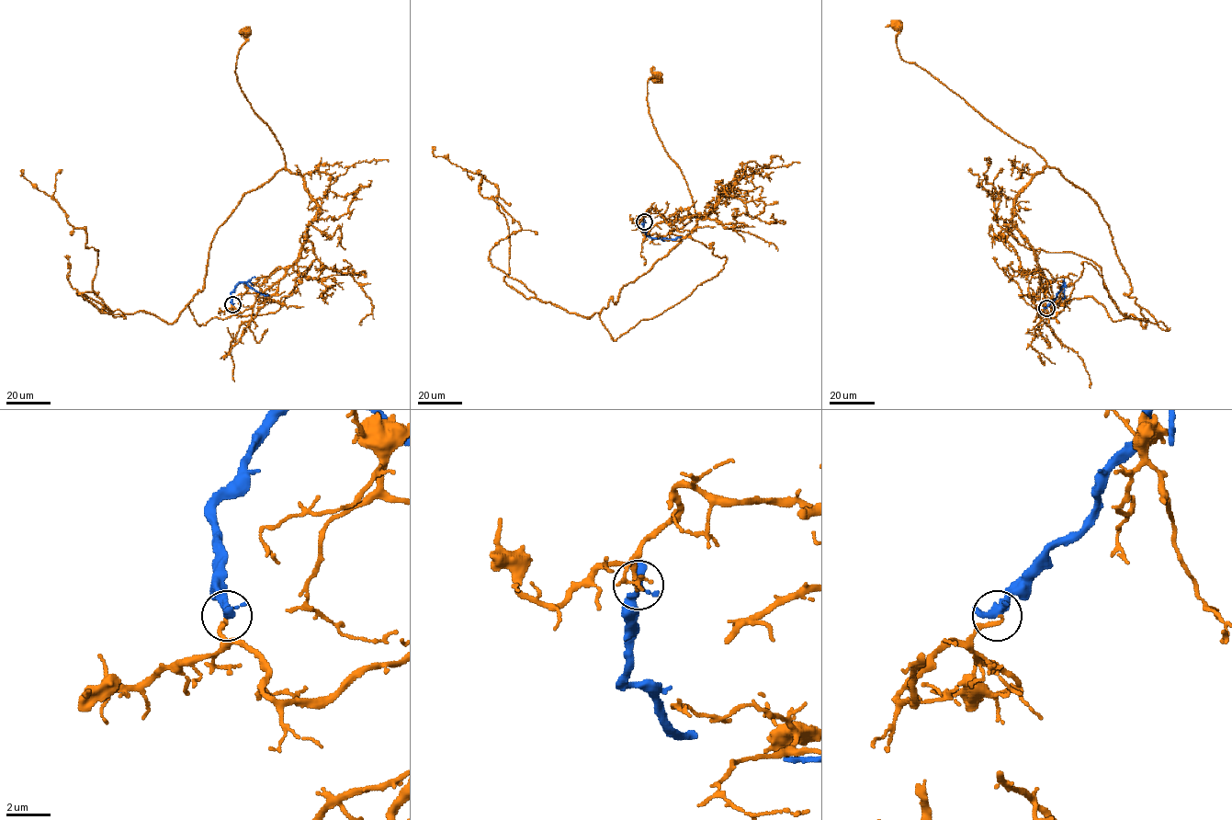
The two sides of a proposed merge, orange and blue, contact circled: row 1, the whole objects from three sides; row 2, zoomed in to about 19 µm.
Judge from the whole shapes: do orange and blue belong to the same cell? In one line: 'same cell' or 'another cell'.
another cell

